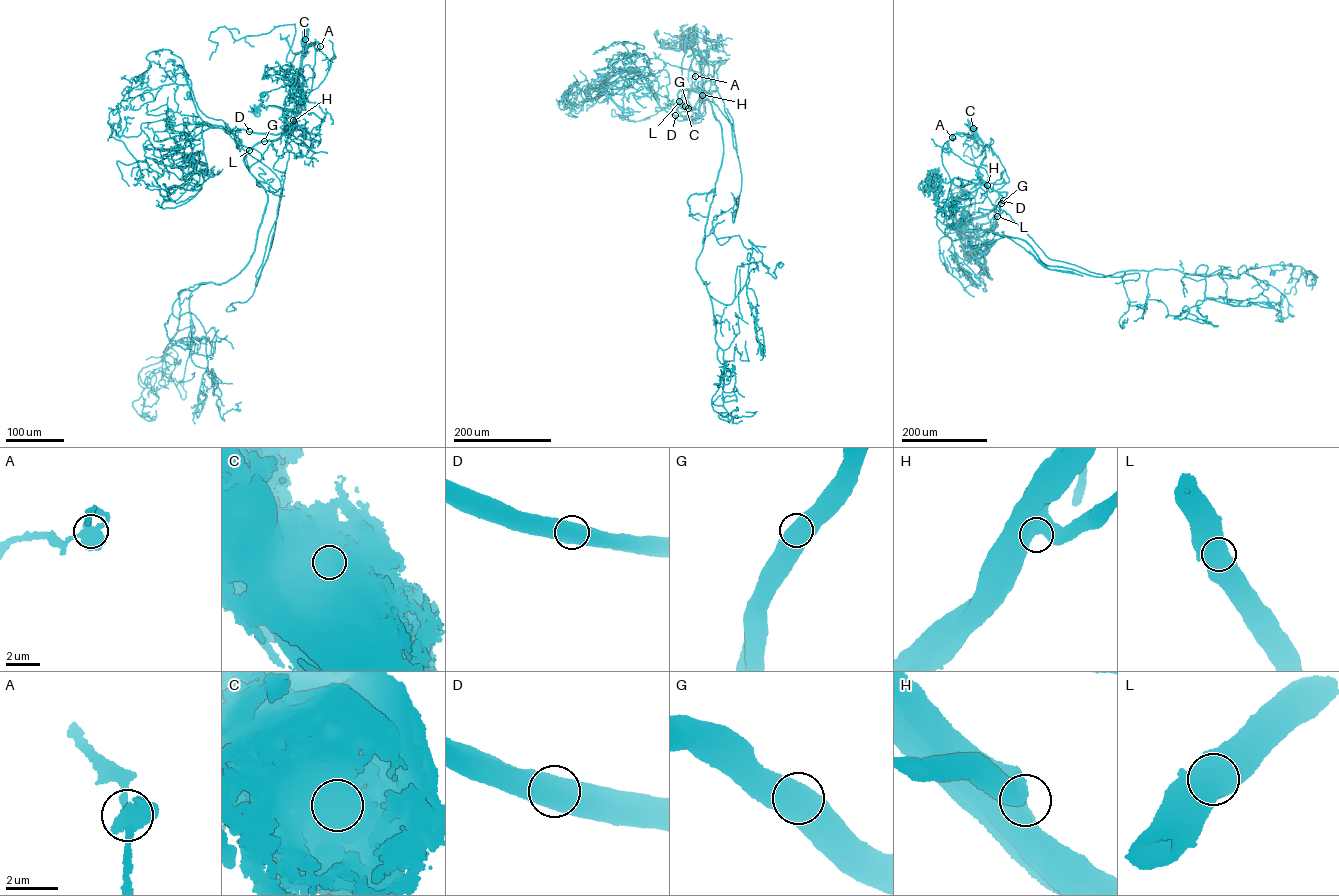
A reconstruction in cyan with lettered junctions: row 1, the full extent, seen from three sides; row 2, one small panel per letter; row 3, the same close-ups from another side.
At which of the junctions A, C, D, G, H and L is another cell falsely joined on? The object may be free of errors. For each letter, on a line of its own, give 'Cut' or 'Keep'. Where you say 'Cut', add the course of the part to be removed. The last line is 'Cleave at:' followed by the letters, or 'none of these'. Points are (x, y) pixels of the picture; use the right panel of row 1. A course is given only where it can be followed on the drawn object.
A: Keep
C: Cut
D: Keep
G: Keep
H: Keep
L: Keep
Cleave at: C

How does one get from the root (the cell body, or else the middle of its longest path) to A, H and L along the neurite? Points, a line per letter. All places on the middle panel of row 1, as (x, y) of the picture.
A: (683, 104), (689, 108), (687, 95), (691, 89), (691, 77), (694, 76)
H: (683, 104), (690, 110), (700, 97), (702, 89), (702, 95)
L: (683, 104), (693, 108), (702, 89), (699, 108), (689, 108), (679, 101)

